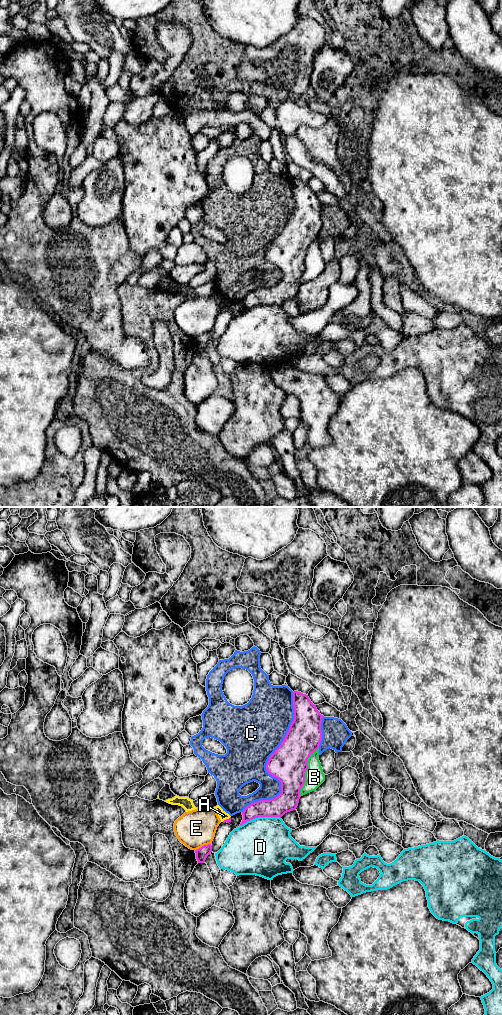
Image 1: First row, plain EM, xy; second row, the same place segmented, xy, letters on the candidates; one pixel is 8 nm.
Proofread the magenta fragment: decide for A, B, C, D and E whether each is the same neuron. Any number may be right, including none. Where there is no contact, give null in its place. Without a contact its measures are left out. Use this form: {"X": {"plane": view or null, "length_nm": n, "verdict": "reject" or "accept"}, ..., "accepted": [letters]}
{"A": {"plane": "xy", "length_nm": 80, "verdict": "reject"}, "B": {"plane": "xy", "length_nm": 420, "verdict": "reject"}, "C": {"plane": "xy", "length_nm": 1050, "verdict": "reject"}, "D": {"plane": "xy", "length_nm": 340, "verdict": "reject"}, "E": {"plane": "xy", "length_nm": 140, "verdict": "reject"}, "accepted": []}

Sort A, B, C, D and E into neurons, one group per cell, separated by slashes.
A / B / C / D / E

